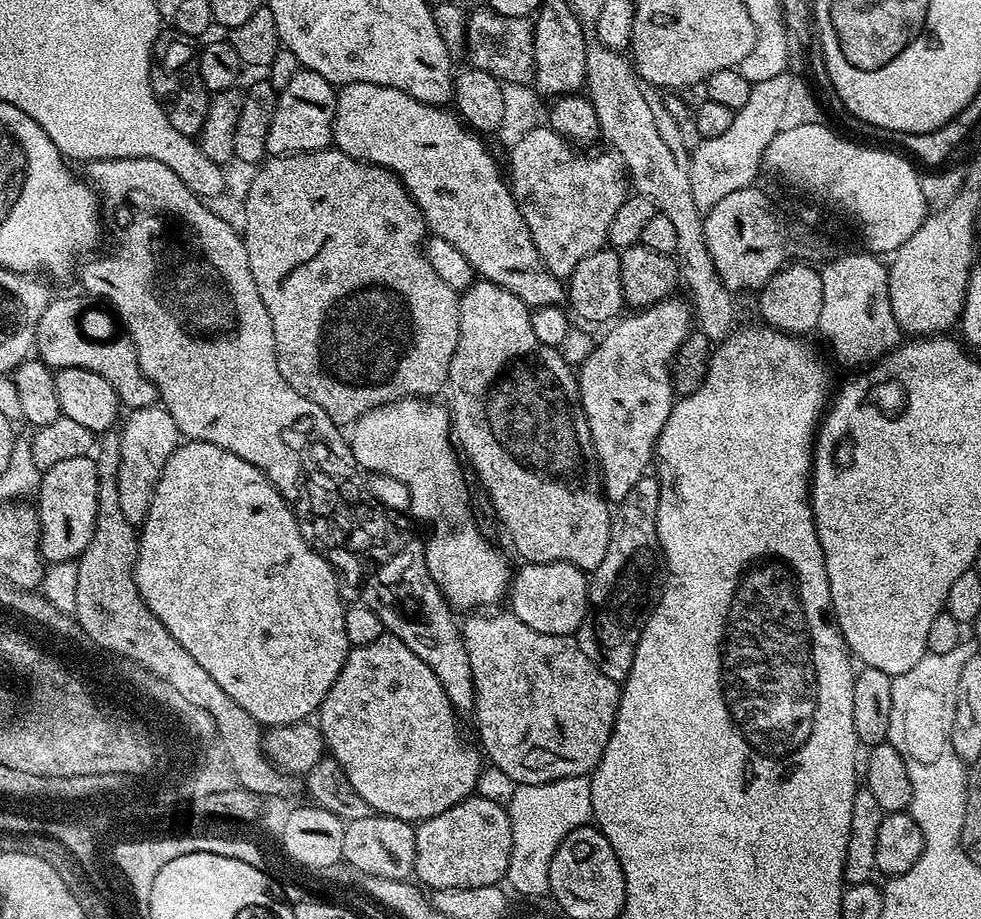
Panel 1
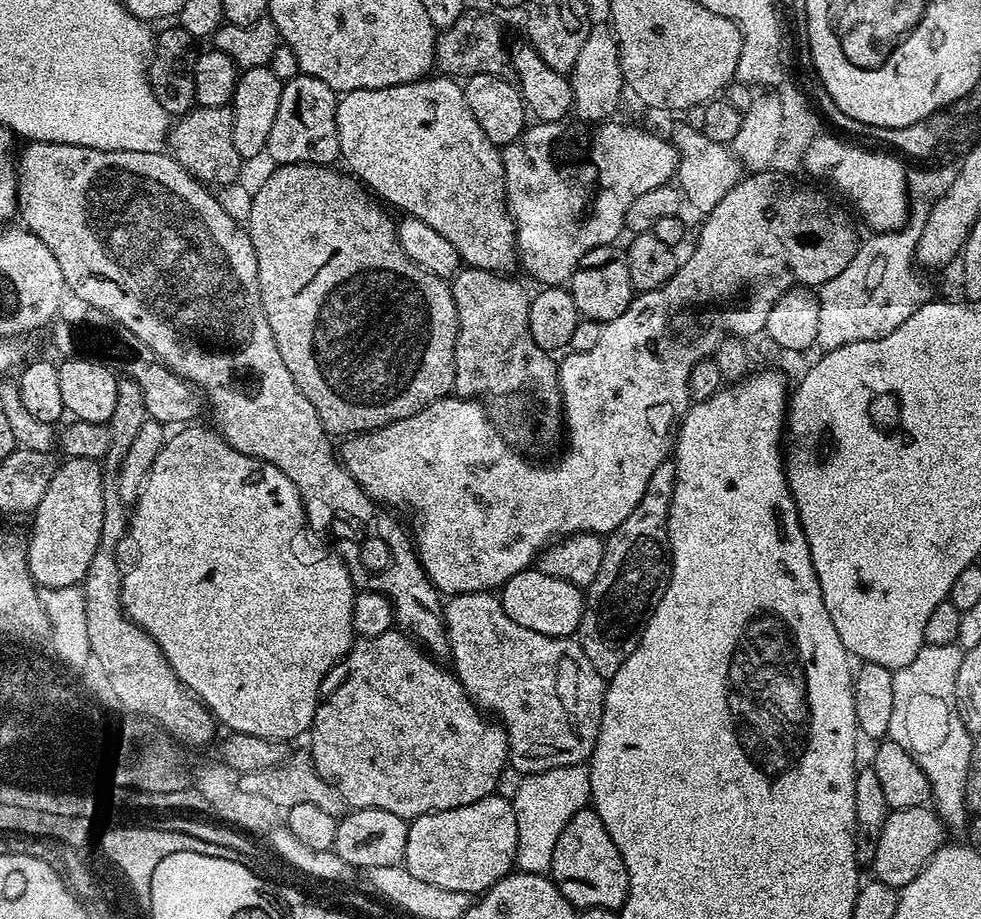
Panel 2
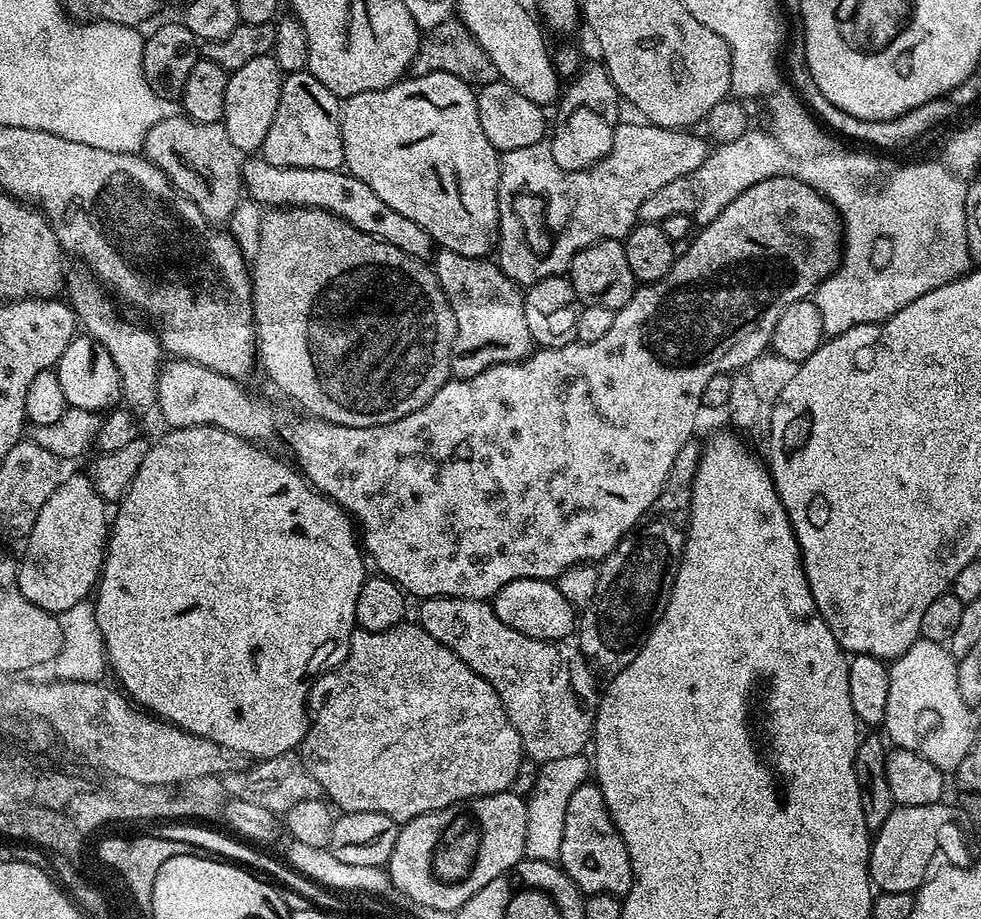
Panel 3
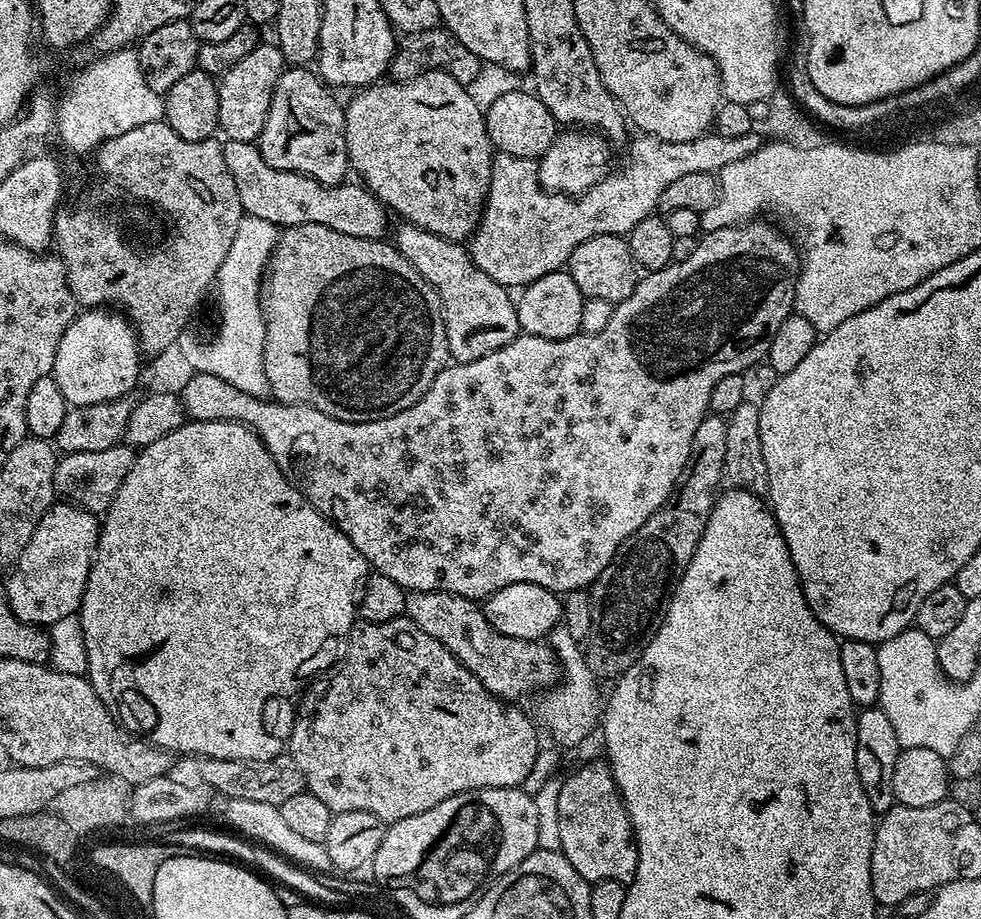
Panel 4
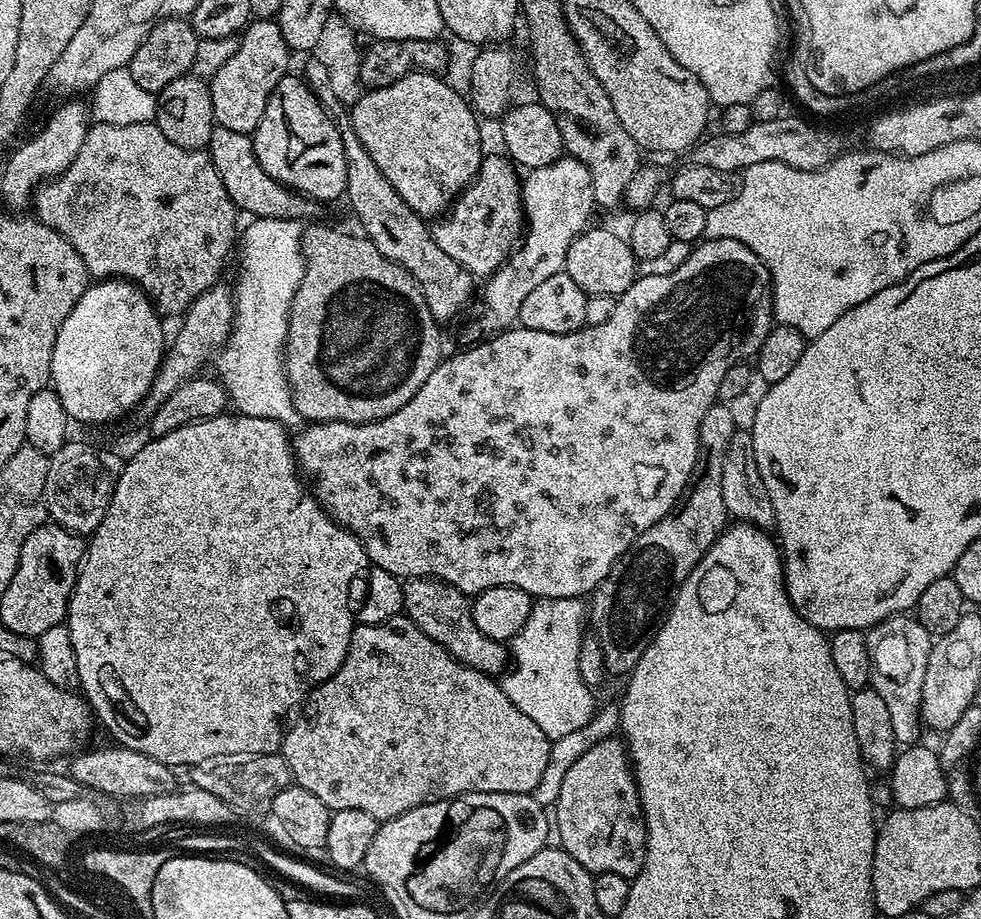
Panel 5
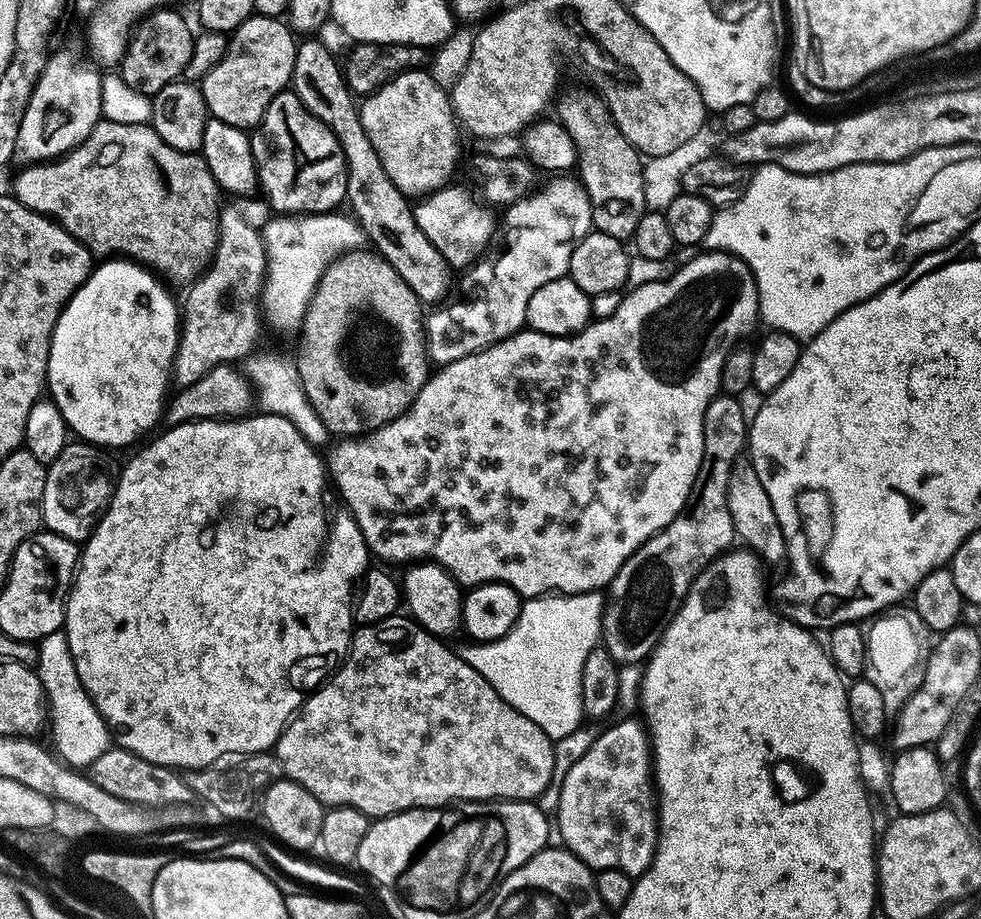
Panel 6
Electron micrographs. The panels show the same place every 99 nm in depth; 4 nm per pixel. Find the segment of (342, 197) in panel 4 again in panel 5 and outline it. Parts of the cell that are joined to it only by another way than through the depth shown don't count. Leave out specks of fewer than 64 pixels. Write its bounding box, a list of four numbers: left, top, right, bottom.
[206,126,317,221]

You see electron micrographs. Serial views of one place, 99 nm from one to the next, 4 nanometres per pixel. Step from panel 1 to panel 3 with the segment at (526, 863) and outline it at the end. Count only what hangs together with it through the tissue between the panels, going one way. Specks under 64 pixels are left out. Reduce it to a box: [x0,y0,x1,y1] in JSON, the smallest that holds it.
[524,754,590,861]

